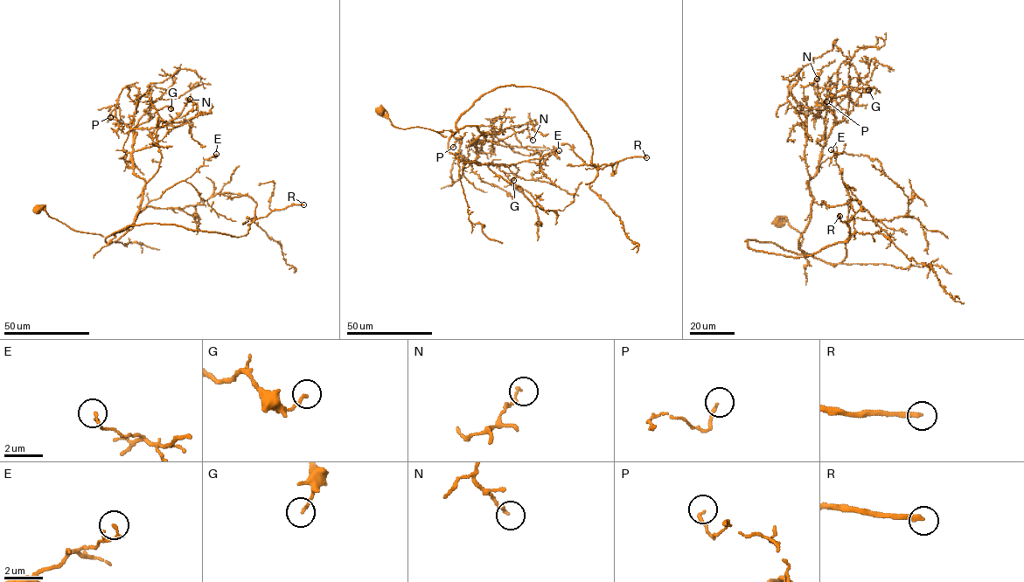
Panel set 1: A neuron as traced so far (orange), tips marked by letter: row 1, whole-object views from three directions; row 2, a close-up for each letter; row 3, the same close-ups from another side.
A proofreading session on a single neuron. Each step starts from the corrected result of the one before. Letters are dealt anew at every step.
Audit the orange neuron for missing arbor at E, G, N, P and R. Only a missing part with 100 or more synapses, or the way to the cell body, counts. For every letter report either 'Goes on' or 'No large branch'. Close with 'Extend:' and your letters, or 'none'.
E: No large branch
G: No large branch
N: No large branch
P: No large branch
R: Goes on
Extend: R

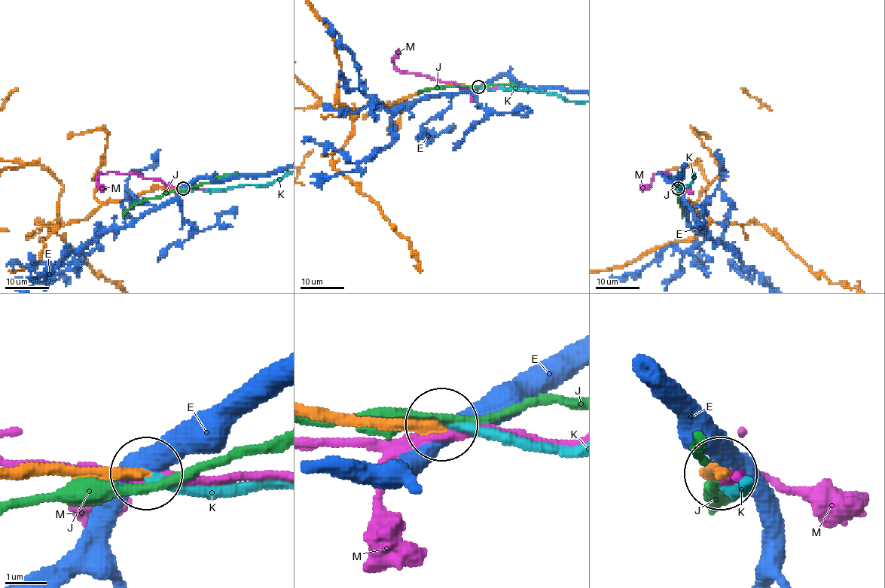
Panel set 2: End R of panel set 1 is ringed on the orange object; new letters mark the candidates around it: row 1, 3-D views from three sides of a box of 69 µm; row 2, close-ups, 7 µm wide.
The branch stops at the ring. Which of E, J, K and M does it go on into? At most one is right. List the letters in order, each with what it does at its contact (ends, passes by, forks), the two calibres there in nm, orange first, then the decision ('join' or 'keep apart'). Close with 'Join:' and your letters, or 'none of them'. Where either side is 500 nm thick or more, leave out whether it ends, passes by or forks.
E: it passes by; 280 nm thick on the orange side, 480 nm on the other; keep apart
J: it passes by; 360 nm thick on the orange side, 440 nm on the other; keep apart
K: it ends there; 280 nm thick on the orange side, 200 nm on the other; join
M: it forks there; 320 nm thick on the orange side, 200 nm on the other; keep apart
Join: K

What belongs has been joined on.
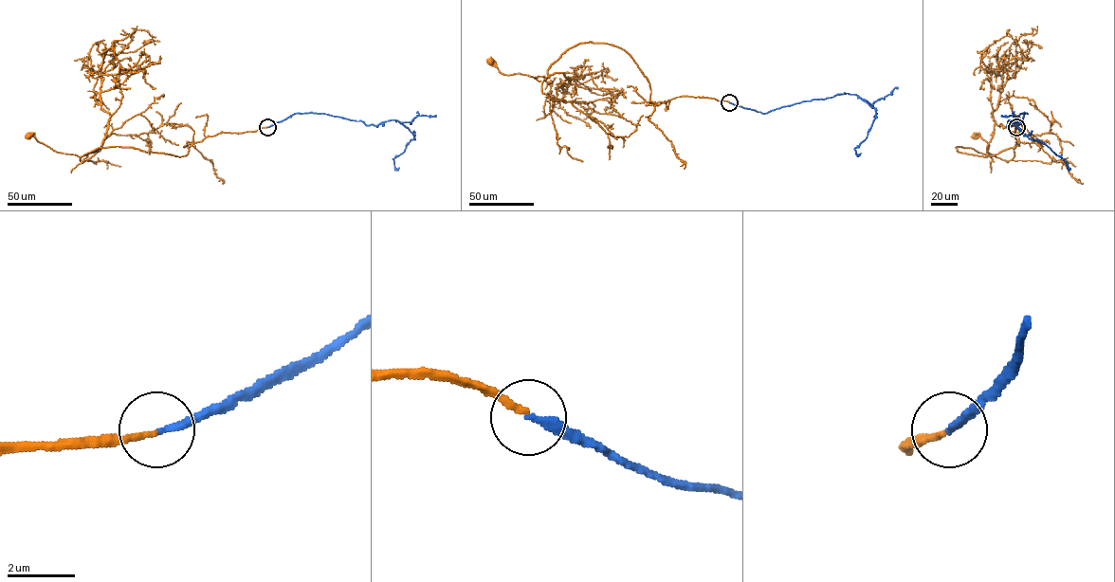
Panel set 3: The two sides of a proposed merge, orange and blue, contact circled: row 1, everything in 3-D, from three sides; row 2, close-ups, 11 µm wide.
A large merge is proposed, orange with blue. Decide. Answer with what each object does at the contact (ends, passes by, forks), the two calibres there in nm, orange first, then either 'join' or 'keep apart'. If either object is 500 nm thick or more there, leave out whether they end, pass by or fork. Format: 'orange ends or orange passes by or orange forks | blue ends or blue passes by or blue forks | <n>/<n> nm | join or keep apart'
orange ends | blue ends | 180/180 nm | join

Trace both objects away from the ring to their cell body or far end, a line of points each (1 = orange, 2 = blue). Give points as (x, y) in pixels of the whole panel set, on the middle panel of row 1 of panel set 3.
1: (729, 102), (684, 96), (653, 103), (633, 59), (607, 44), (569, 48), (542, 81), (502, 74), (490, 61)
2: (729, 102), (765, 113), (839, 94), (857, 95), (876, 115), (867, 137), (854, 149), (861, 154)

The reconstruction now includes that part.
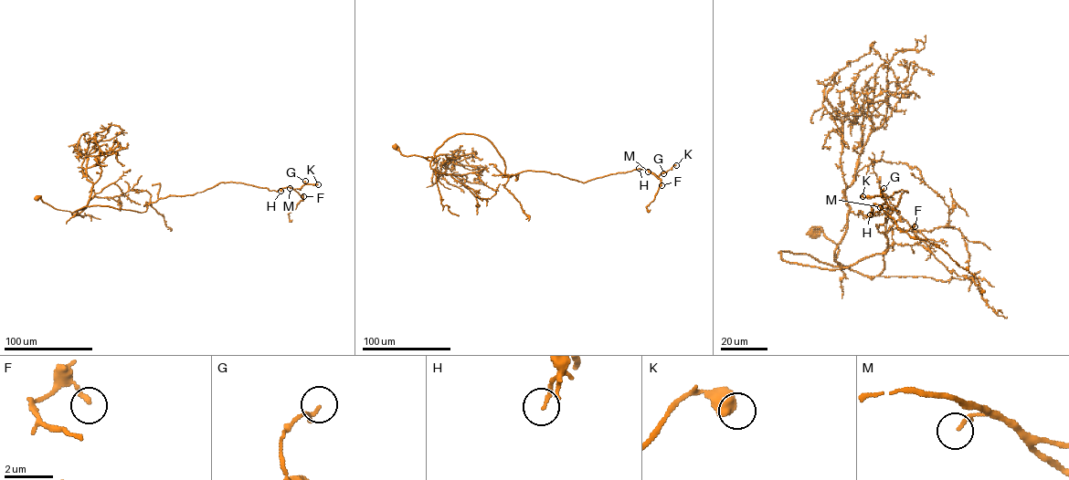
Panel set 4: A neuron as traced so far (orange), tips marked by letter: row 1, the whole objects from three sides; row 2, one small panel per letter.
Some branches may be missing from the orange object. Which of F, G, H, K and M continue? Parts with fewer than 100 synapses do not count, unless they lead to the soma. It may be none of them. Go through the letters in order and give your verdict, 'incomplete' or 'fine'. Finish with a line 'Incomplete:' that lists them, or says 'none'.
F: fine
G: fine
H: fine
K: fine
M: fine
Incomplete: none

